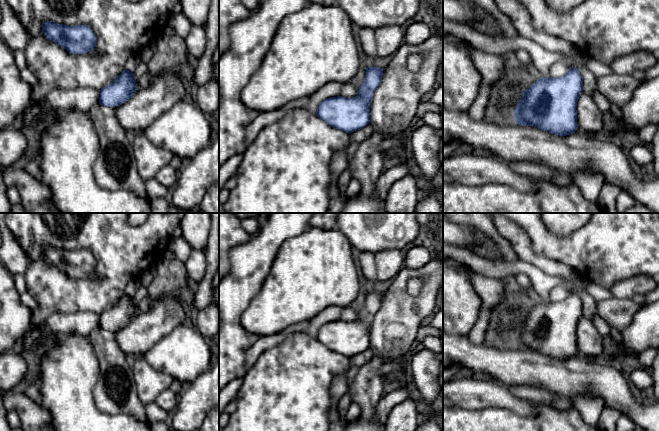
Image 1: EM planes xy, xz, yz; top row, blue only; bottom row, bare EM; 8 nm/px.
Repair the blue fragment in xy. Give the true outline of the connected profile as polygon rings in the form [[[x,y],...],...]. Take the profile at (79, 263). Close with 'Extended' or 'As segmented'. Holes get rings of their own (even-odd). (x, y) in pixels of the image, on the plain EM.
[[[47,245],[42,250],[47,263],[57,267],[71,278],[85,278],[94,274],[97,261],[87,249],[68,250]]]. As segmented

